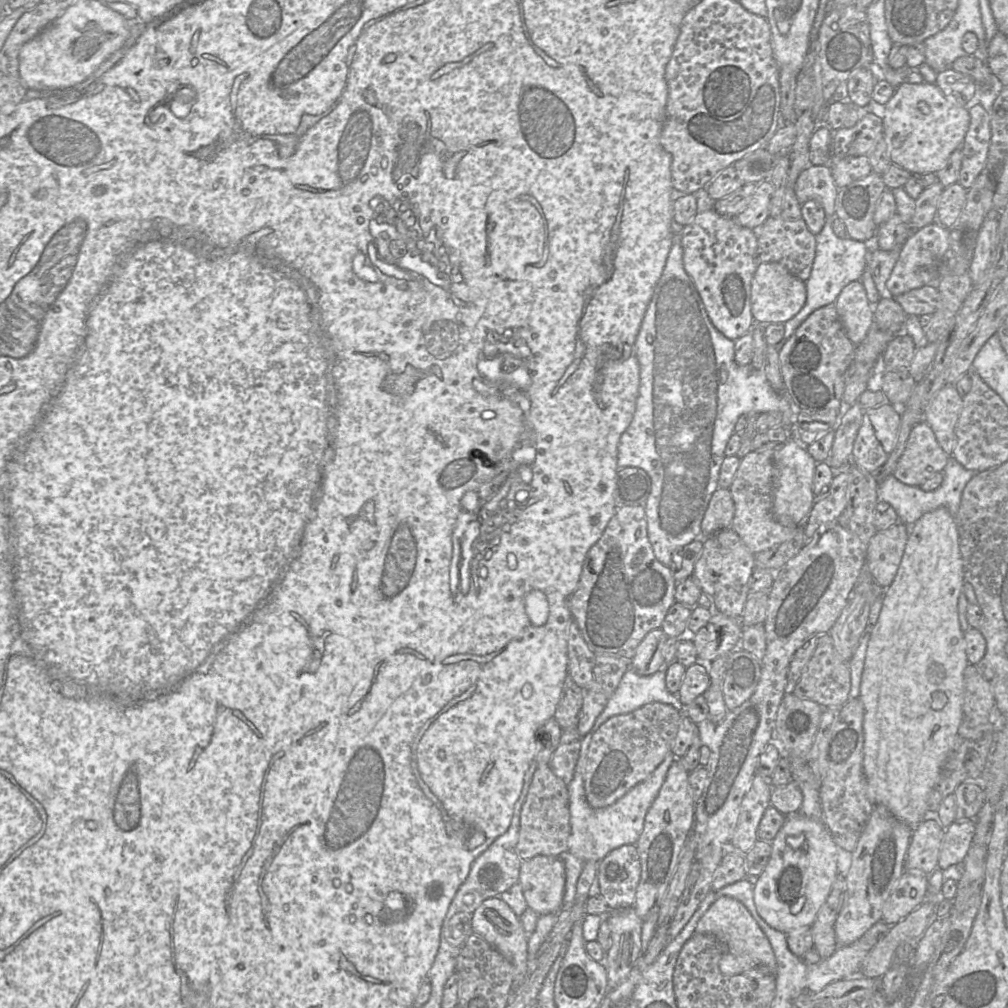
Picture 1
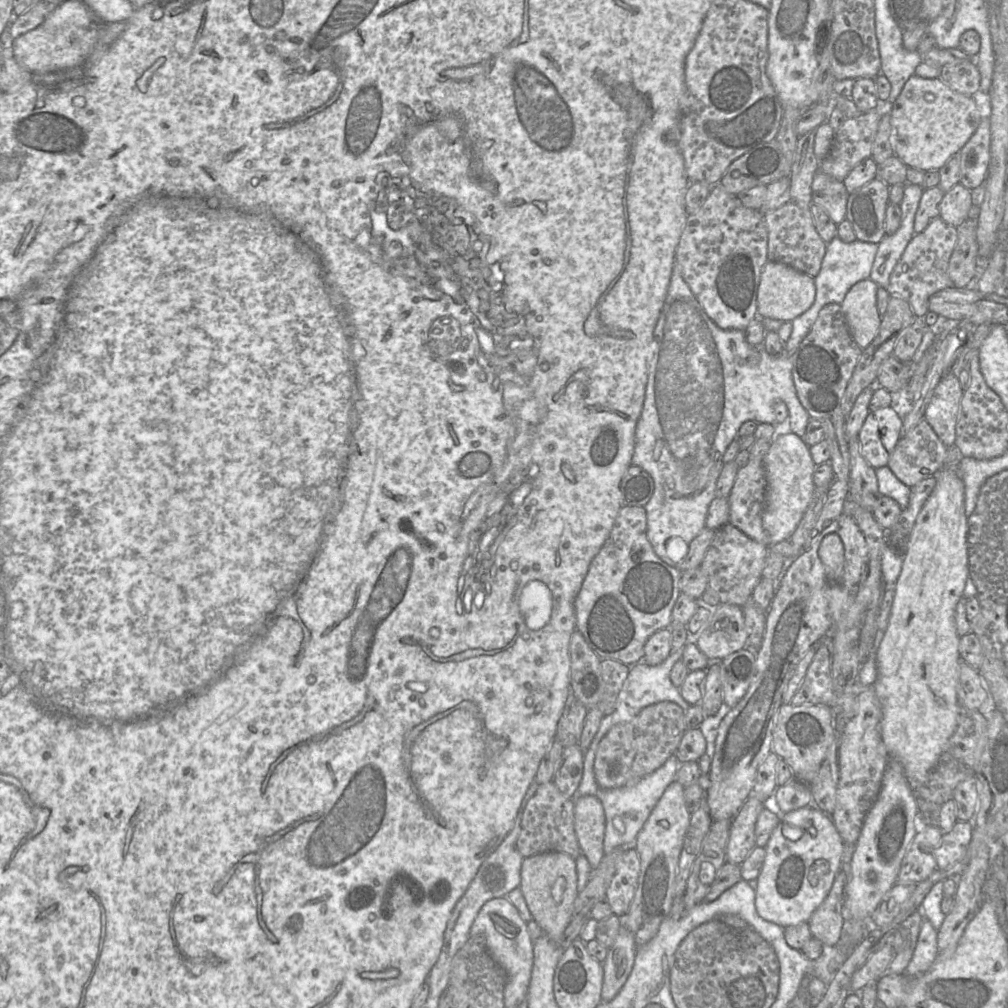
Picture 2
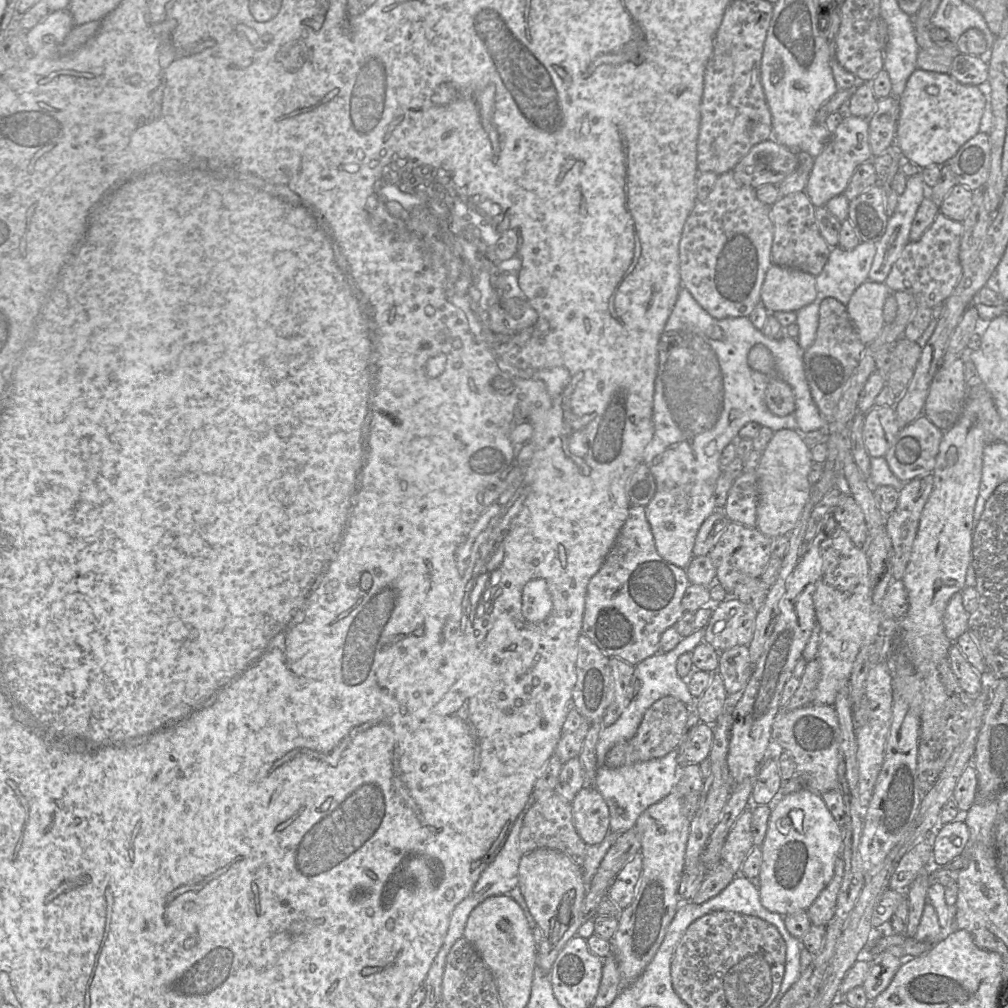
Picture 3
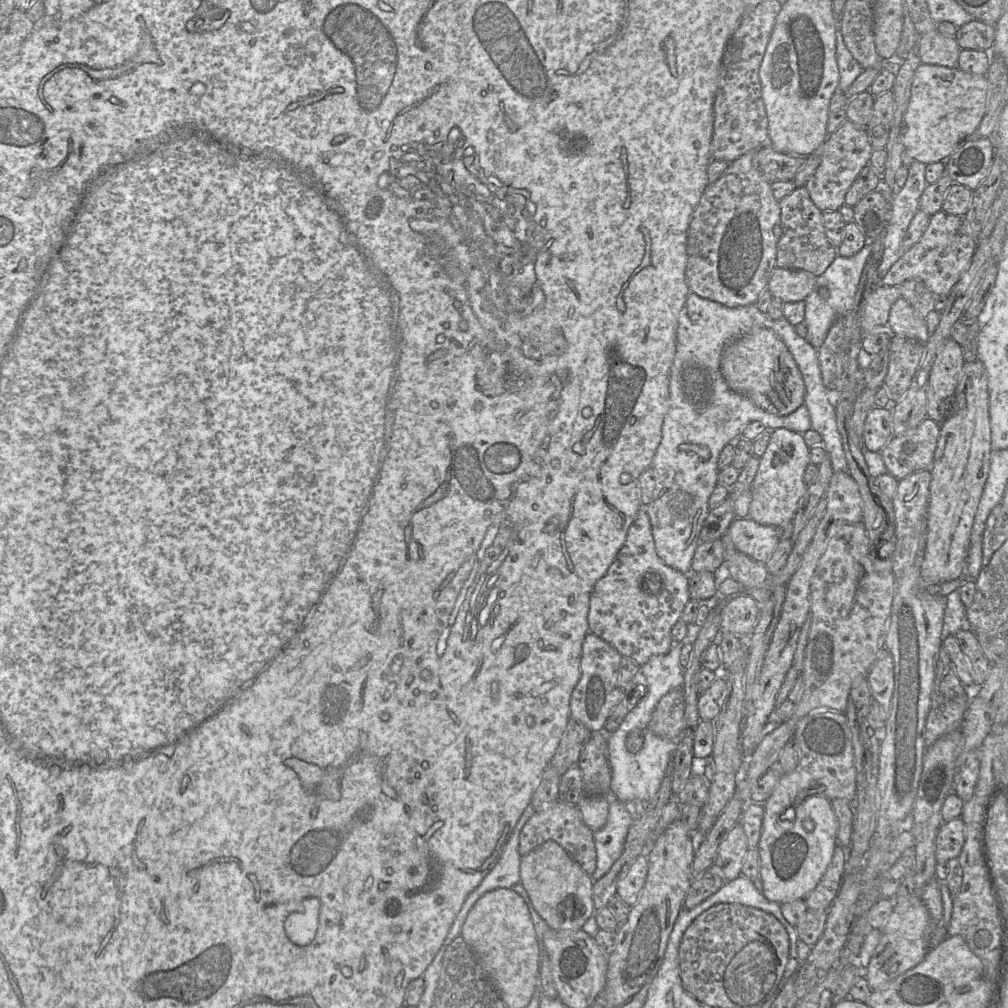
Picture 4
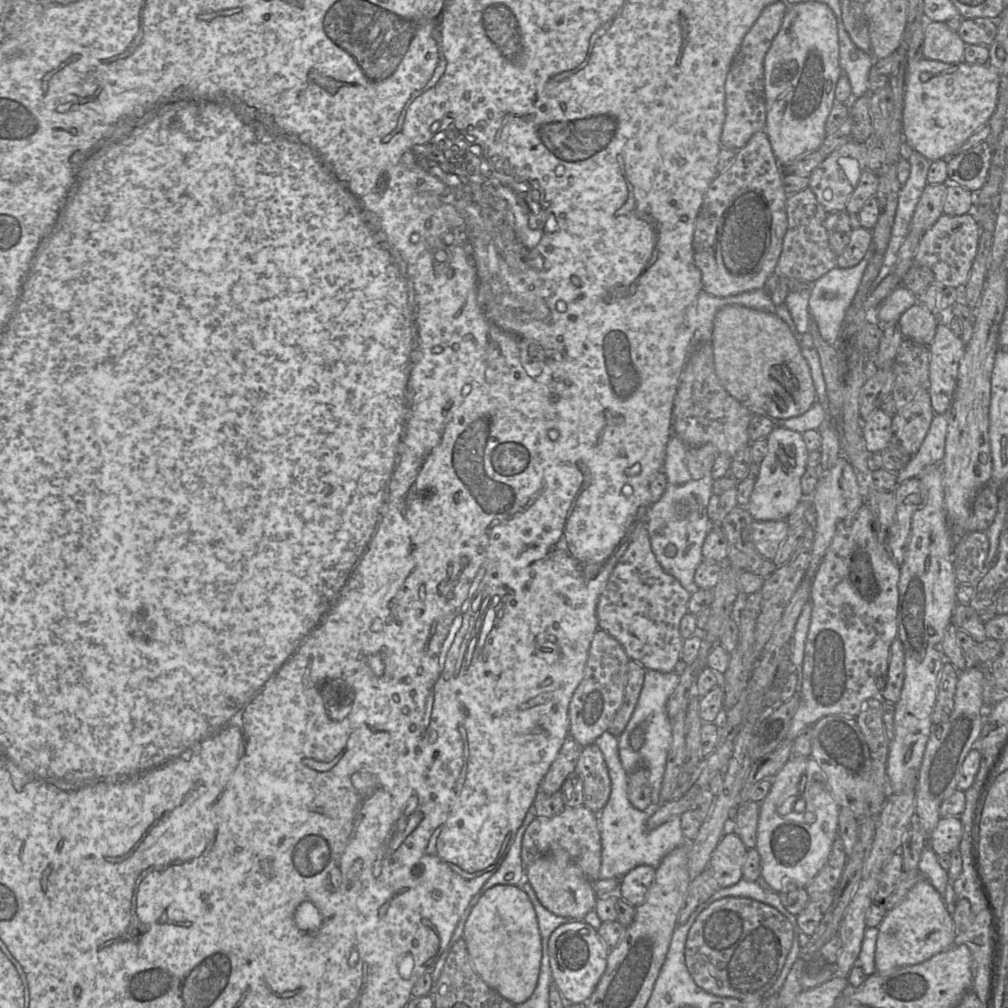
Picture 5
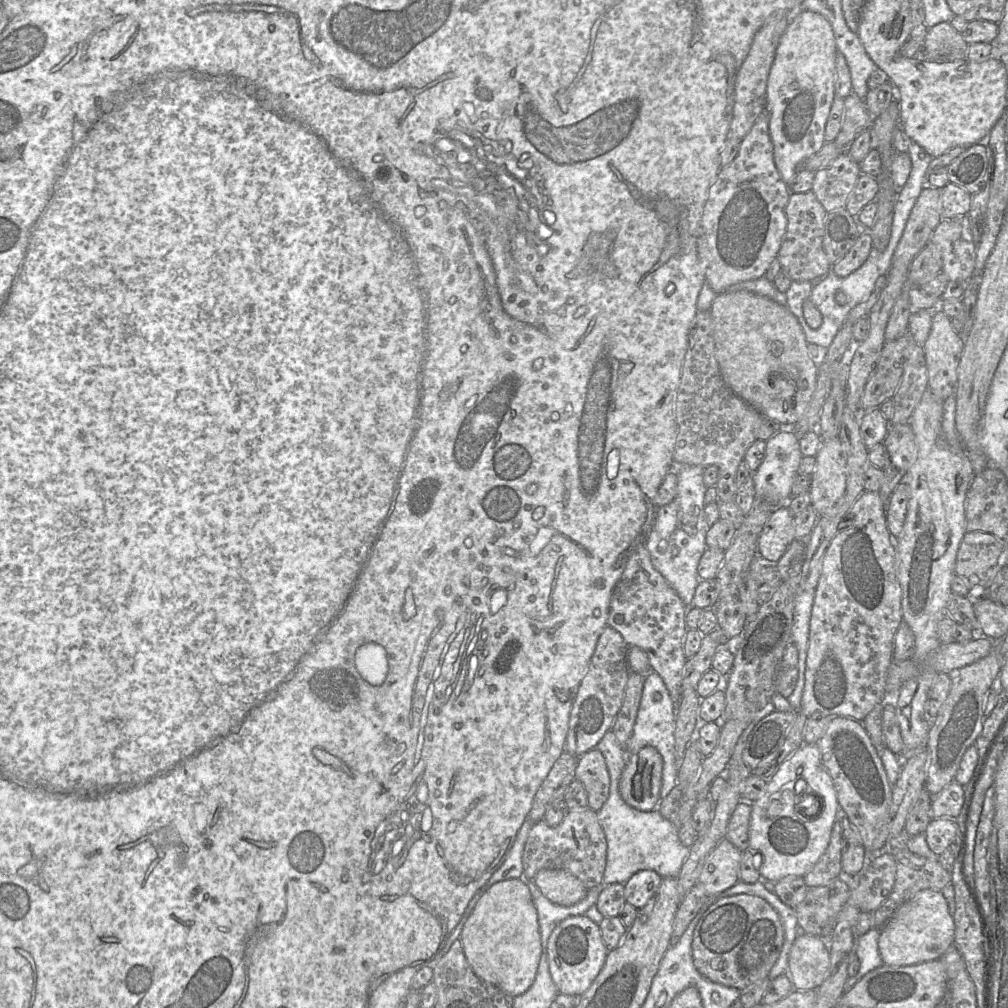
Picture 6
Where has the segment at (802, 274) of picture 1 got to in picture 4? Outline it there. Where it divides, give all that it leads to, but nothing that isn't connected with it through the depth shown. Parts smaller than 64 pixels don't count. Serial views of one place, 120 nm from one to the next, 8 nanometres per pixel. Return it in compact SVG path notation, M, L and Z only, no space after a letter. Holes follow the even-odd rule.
M806 186L796 187L779 201L779 205L782 234L777 243L776 266L820 276L838 256L837 248L825 234L822 211L811 200Z

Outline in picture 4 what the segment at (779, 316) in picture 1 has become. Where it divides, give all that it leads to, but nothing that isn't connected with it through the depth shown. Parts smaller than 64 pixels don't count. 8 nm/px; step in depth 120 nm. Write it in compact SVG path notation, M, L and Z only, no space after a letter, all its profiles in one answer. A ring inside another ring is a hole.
M775 267L770 276L767 289L773 298L785 302L804 301L811 293L816 276L804 270Z

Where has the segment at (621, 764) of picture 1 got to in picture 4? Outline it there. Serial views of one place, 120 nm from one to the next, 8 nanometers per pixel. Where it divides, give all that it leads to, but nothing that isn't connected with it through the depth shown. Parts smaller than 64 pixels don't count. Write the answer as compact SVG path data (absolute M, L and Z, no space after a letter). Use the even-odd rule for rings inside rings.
M682 688L664 695L657 703L648 729L657 737L678 740L686 730L685 705Z

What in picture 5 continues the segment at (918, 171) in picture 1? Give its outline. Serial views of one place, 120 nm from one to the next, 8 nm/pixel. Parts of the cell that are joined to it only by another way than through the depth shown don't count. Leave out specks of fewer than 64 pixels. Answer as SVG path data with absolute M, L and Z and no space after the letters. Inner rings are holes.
M922 58L921 60L911 63L907 66L905 73L905 99L903 108L903 140L913 149L913 151L919 152L926 159L933 162L940 159L950 158L951 153L970 138L974 133L979 131L982 127L988 124L991 116L995 112L998 99L998 90L1000 85L1000 76L996 69L989 63L987 64L968 64L966 62L961 63L944 63L936 60L929 60ZM923 72L929 72L932 76L927 81L921 80L921 74Z

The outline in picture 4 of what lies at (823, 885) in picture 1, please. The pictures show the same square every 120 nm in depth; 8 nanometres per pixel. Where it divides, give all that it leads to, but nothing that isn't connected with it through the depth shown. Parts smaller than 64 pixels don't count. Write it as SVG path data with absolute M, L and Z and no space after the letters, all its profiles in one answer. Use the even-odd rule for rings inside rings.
M798 766L793 772L783 773L765 802L757 849L760 856L759 877L763 883L763 895L767 900L783 904L805 899L827 870L837 846L838 820L831 800L823 793L824 787L821 783ZM799 792L807 792L808 797L796 804ZM791 806L796 812L795 821L782 821L781 814ZM805 820L814 822L812 831L804 828Z

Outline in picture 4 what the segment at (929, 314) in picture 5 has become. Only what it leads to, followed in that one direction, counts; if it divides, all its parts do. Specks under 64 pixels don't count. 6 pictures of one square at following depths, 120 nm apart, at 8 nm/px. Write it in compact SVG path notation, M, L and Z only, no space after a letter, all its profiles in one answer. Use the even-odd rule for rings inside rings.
M900 297L891 307L887 330L892 336L901 336L925 344L930 333L926 319L919 316L914 306Z

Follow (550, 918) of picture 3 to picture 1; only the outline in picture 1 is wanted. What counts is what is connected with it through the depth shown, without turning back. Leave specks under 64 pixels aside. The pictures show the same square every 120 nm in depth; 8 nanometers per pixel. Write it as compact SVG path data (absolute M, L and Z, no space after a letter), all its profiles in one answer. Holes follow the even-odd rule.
M535 856L522 861L518 883L527 907L539 916L562 909L565 865L560 857Z

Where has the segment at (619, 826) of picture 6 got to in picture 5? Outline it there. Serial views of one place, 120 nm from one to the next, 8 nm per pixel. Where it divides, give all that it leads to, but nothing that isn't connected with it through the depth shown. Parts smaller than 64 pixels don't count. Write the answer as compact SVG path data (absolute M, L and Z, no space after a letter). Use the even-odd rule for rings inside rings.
M606 730L594 744L603 754L611 780L609 799L598 814L598 829L602 845L600 880L621 880L628 872L640 865L648 865L656 869L672 850L689 843L682 833L680 816L673 816L658 828L647 830L646 822L650 812L636 809L628 798L628 774L620 762L618 737Z

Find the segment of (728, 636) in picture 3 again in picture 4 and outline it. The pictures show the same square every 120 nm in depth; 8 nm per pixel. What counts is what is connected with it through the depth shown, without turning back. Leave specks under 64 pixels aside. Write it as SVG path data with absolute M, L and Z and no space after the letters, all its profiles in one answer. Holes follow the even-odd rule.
M737 594L721 608L720 633L732 633L747 639L759 617L756 601L747 594Z

